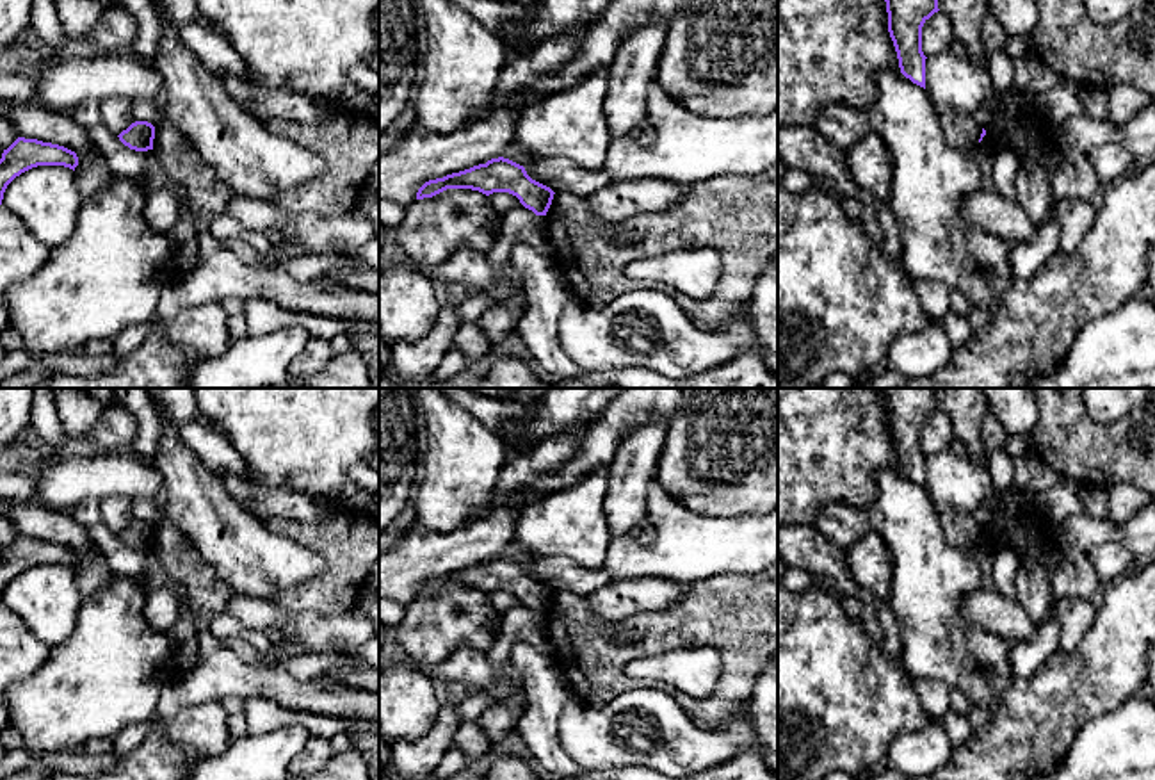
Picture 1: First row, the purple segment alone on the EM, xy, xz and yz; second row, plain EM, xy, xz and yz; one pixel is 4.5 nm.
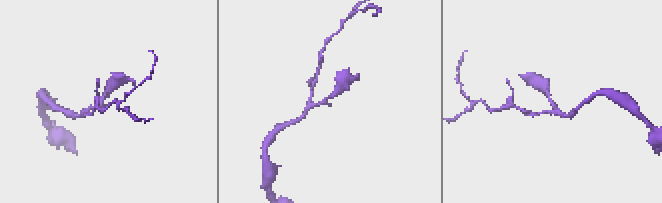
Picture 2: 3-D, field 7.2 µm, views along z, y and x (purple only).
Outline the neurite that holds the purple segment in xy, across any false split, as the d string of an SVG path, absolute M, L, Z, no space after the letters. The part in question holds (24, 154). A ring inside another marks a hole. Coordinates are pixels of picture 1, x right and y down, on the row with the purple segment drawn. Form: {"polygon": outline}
{"polygon": "M18 137L4 150L0 158L0 205L7 185L21 173L37 166L64 166L75 171L78 157L59 144Z"}

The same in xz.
{"polygon": "M504 157L429 180L418 189L416 199L432 198L447 189L472 189L486 196L509 192L536 215L546 215L555 194L550 187L532 180L523 166Z"}

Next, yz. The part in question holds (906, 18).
{"polygon": "M884 0L888 32L893 41L901 73L925 89L925 55L922 52L922 27L938 12L938 0Z"}

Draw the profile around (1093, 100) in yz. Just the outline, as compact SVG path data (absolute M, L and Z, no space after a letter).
M1078 87L1078 100L1084 109L1084 116L1107 121L1109 119L1109 102L1107 93L1096 87Z

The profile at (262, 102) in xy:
M224 69L217 71L215 77L228 94L258 119L290 119L313 125L340 110L340 100L310 96L288 85L265 87Z

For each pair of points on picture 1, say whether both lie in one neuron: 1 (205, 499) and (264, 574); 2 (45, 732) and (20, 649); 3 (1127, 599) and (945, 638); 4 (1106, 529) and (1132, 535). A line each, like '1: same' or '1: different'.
1: same
2: different
3: different
4: same

